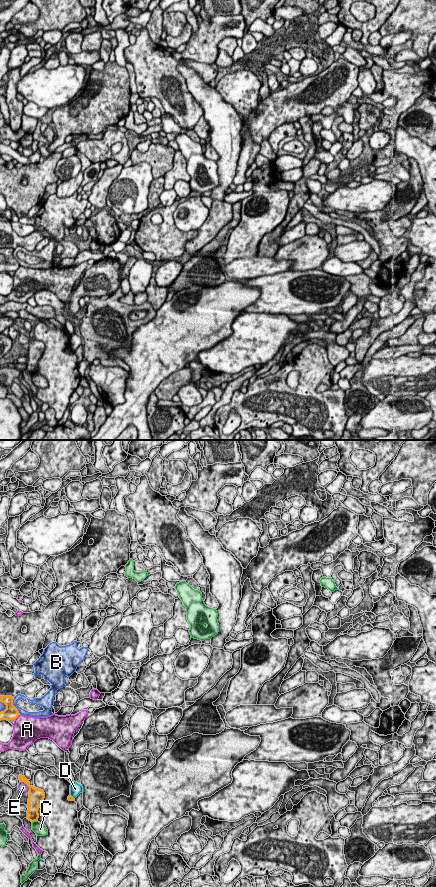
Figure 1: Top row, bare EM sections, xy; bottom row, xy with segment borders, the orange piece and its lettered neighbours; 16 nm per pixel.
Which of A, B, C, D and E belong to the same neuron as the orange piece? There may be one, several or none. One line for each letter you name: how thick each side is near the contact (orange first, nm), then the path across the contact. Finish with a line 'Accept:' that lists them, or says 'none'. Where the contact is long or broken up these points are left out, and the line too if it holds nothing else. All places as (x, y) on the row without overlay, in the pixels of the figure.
Accept: none

